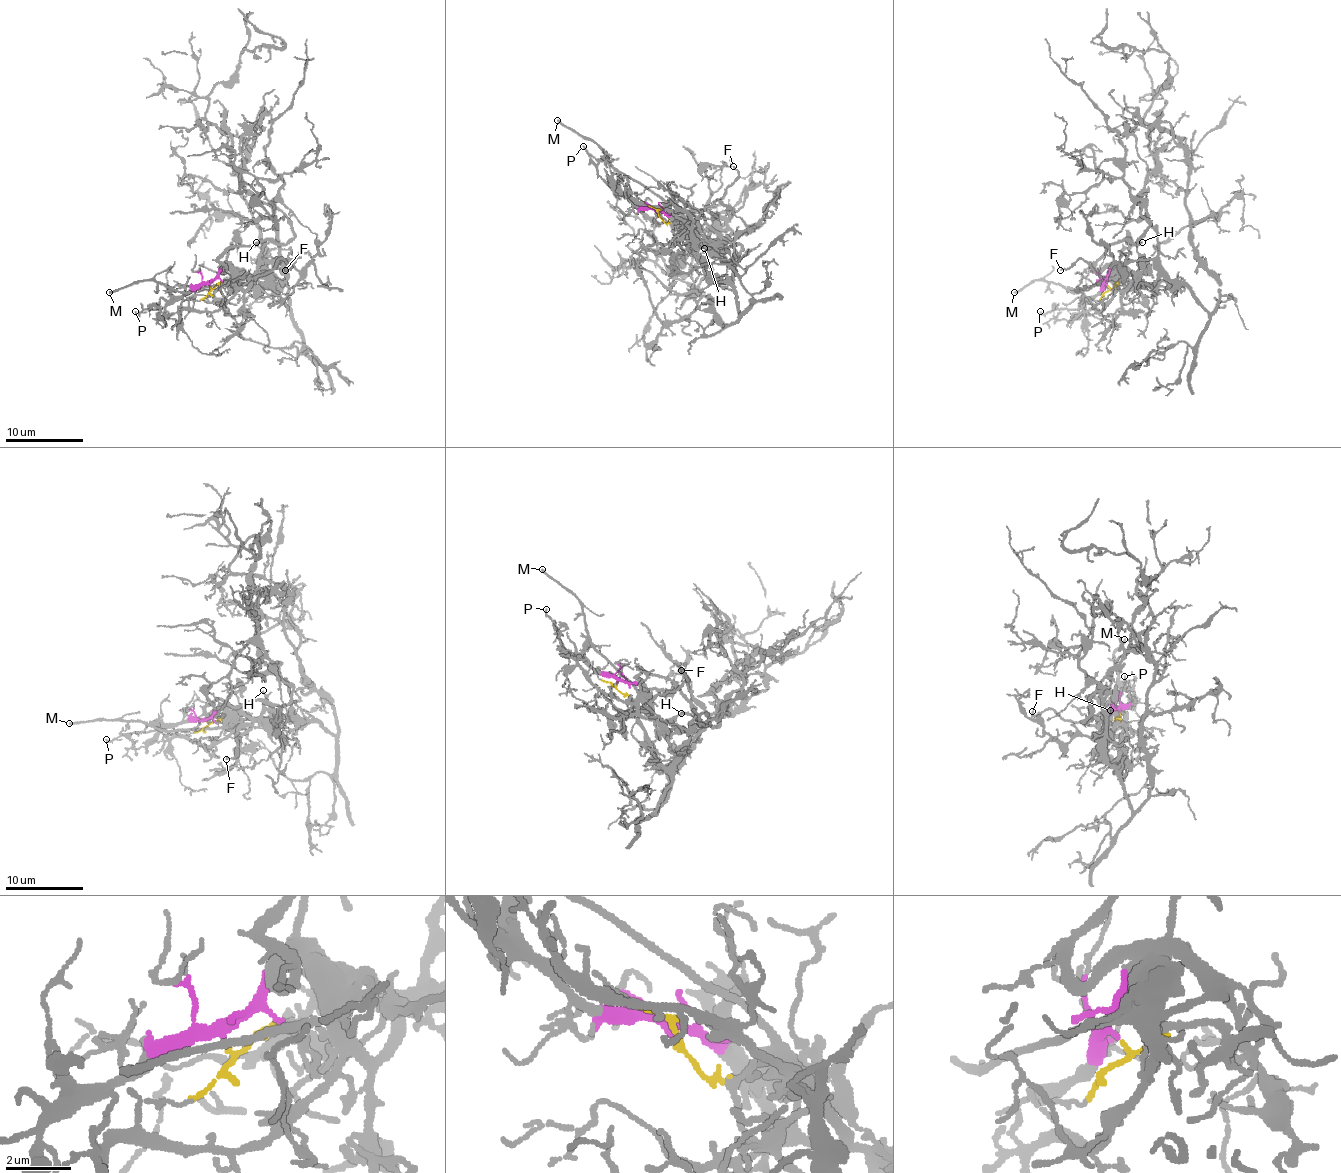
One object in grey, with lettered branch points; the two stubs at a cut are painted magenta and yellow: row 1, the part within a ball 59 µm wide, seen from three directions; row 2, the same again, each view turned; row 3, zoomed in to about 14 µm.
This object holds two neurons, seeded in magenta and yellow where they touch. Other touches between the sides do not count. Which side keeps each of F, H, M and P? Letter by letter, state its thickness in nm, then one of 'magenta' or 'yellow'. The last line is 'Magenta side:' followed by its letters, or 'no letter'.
F: 120 nm thick; yellow
H: 130 nm thick; magenta
M: 200 nm thick; magenta
P: 160 nm thick; magenta
Magenta side: H, M, P

